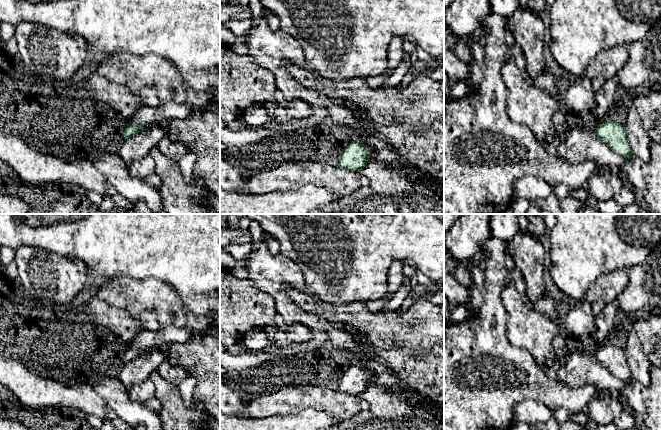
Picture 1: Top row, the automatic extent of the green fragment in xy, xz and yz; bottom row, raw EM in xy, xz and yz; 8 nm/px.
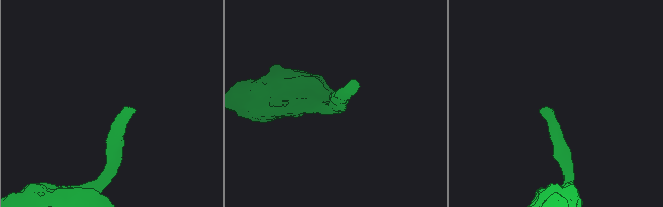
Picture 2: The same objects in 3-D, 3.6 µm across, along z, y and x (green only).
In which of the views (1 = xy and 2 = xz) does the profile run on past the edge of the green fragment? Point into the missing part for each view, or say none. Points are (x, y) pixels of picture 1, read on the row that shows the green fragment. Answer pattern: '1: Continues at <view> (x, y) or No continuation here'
1: Continues at xy (147, 115)
2: No continuation here

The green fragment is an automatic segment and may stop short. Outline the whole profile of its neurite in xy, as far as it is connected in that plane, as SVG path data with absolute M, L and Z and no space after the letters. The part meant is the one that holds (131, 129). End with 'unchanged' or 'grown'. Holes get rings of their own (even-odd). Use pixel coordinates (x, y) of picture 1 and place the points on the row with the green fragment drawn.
M160 102L156 107L143 105L124 130L124 139L140 132L145 126L163 125L169 119L185 119L195 108L185 103Z; grown

